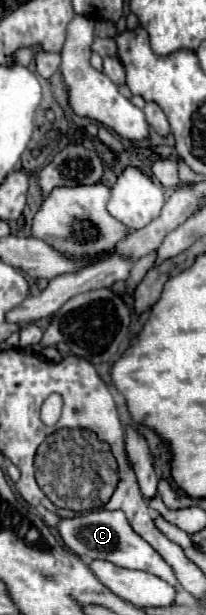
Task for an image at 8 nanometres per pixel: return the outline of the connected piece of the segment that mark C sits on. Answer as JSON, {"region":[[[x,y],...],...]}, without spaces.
{"region":[[[91,510],[83,516],[77,518],[67,518],[59,522],[59,534],[65,542],[65,546],[77,554],[77,556],[85,556],[91,560],[107,560],[119,568],[135,568],[135,570],[145,570],[151,572],[159,578],[163,578],[169,584],[177,584],[177,578],[171,570],[171,566],[153,550],[151,544],[147,544],[139,534],[135,534],[135,530],[129,526],[125,514],[121,510]]]}

